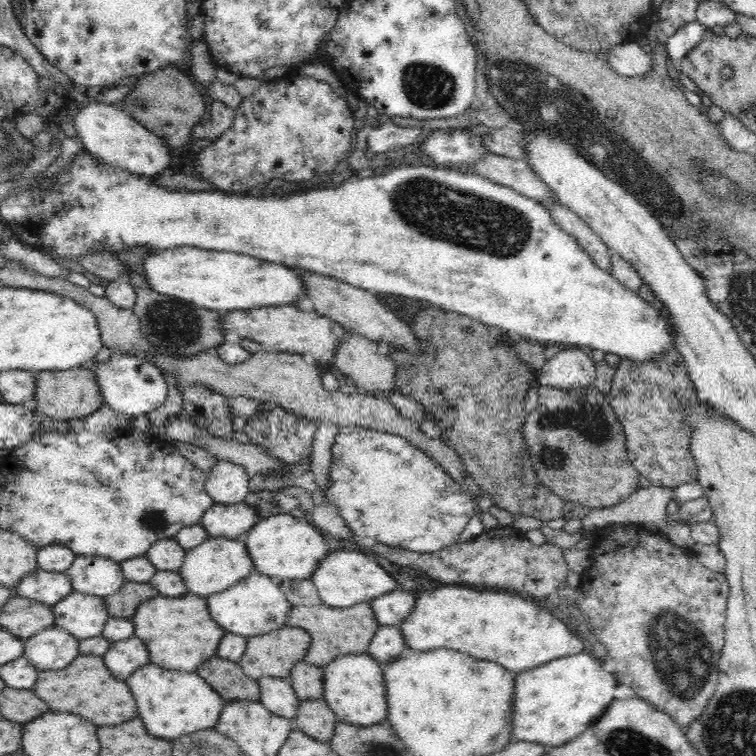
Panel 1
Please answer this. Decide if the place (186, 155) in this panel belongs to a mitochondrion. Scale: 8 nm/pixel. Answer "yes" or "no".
no

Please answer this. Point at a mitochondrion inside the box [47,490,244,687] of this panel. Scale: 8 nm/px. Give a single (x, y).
(155, 521)

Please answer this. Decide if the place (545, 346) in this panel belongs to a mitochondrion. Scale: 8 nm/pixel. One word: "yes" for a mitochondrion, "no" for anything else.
no

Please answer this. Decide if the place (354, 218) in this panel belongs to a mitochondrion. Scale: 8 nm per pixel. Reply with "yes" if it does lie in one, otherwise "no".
no

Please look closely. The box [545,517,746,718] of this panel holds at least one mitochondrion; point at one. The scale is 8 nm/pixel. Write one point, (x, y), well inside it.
(683, 658)

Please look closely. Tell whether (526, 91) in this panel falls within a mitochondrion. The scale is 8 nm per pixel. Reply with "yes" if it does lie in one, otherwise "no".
yes

